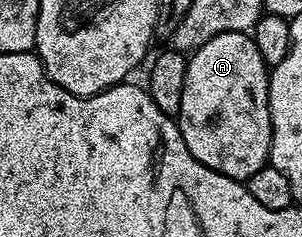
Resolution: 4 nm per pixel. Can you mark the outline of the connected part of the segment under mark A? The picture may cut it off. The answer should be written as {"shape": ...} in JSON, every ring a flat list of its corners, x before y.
{"shape":[[250,33,218,34,187,58,185,88,181,92,177,121,191,155,219,174,246,180,253,176,253,172,268,165,271,156,269,68,265,60,261,60,261,52,257,52,257,44]]}

